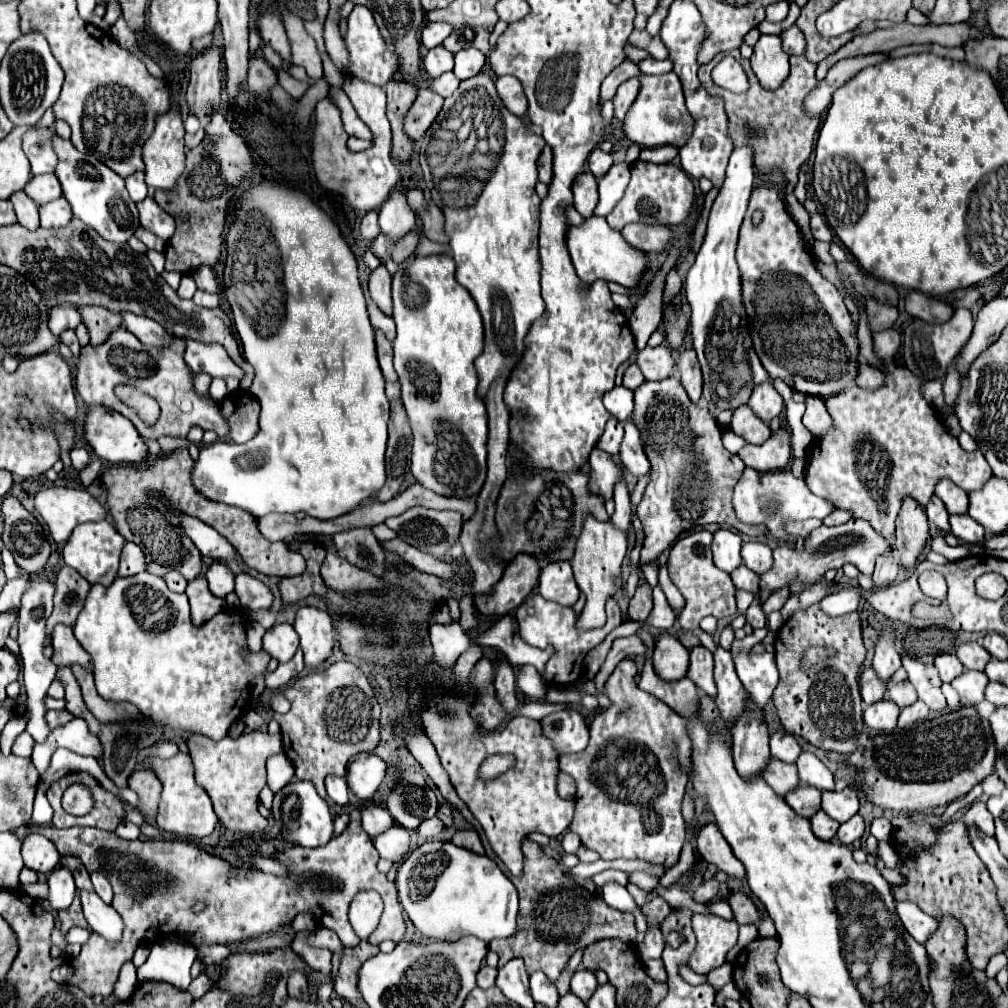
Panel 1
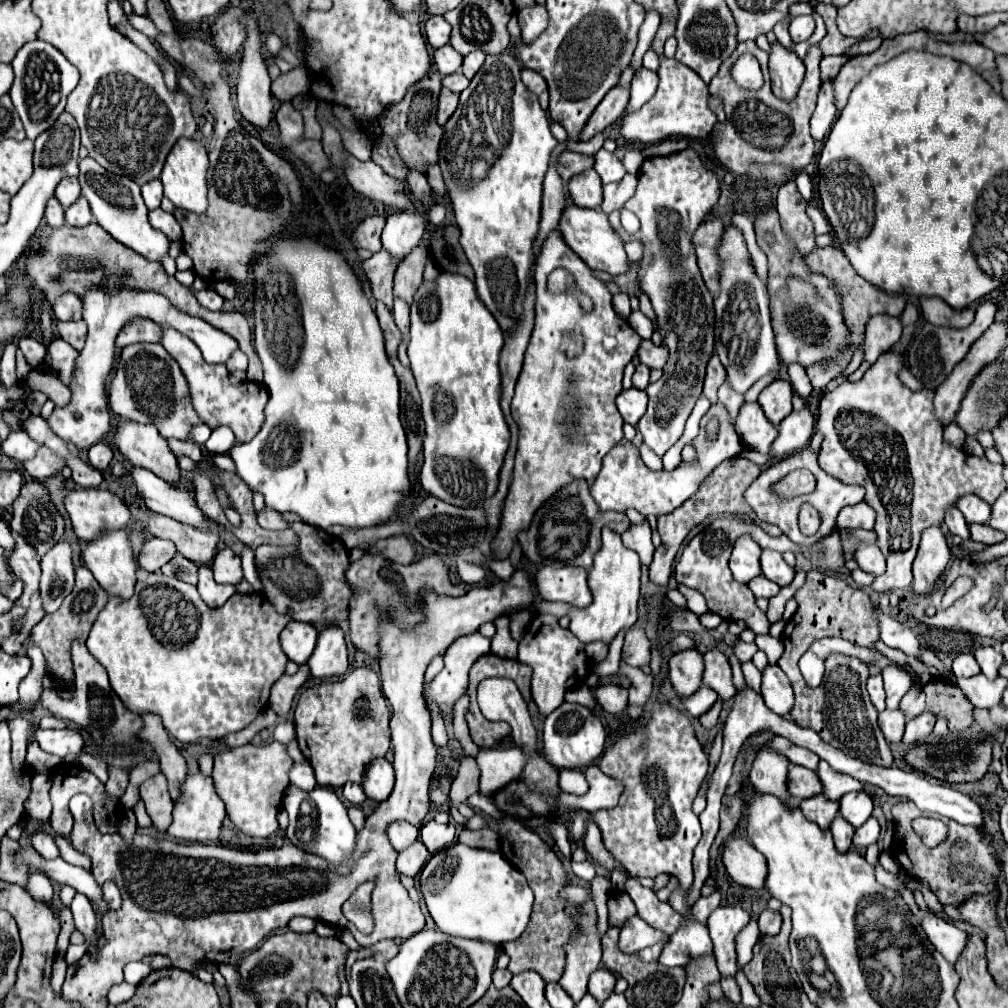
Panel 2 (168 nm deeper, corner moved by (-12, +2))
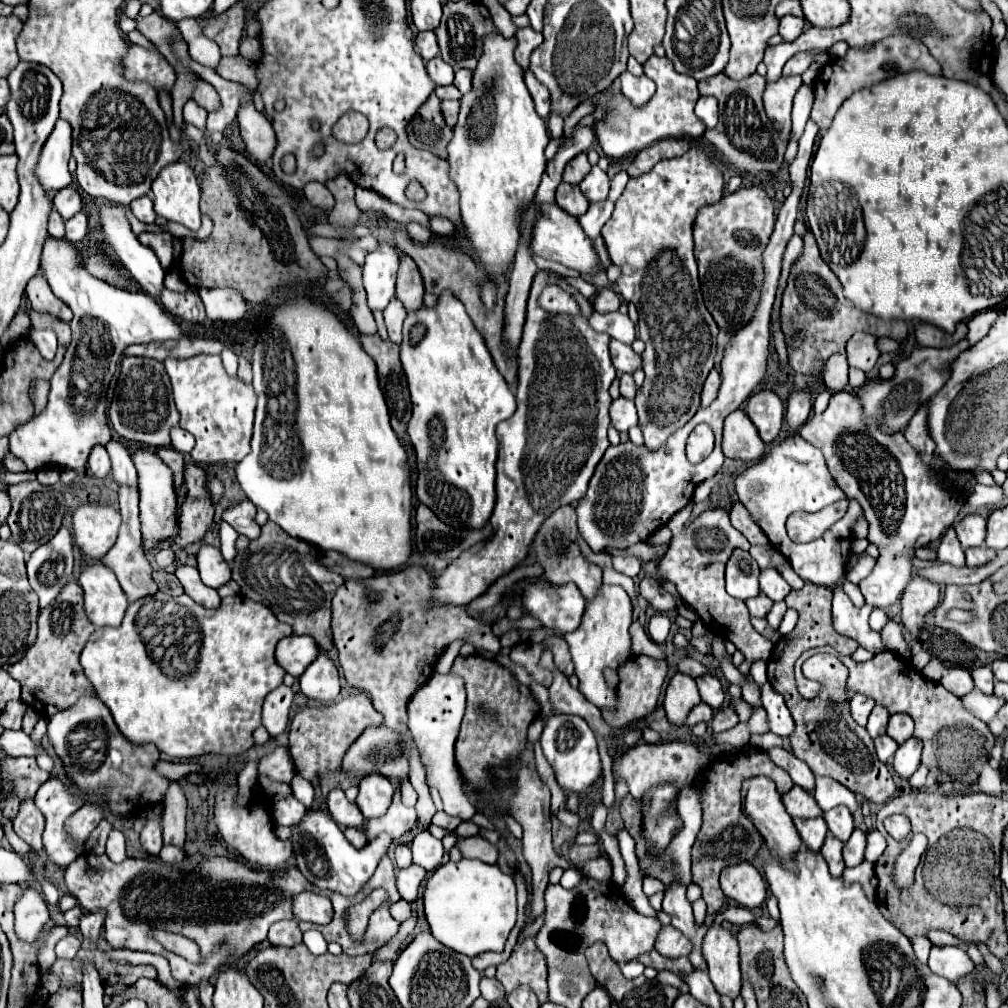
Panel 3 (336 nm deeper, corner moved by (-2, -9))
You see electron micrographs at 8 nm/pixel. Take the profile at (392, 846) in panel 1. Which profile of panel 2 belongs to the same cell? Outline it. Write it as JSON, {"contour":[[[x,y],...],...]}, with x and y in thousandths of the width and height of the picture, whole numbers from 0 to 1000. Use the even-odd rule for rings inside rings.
{"contour":[[[415,833],[413,837],[409,837],[409,841],[397,845],[395,855],[393,855],[393,861],[395,861],[397,867],[407,869],[407,871],[413,871],[413,869],[419,865],[421,857],[425,855],[425,851],[427,851],[427,845],[425,845],[425,843],[421,841],[421,837]]]}

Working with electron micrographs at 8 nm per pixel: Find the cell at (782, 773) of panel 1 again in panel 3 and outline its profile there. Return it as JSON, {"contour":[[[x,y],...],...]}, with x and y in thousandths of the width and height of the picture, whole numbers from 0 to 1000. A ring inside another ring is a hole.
{"contour":[[[788,779],[780,789],[776,789],[776,795],[786,811],[812,811],[812,809],[815,809],[815,803],[806,793],[806,789],[792,779]]]}

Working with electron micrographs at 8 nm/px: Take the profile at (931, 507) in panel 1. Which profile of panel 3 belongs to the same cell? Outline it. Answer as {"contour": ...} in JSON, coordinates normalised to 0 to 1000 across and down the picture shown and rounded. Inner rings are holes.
{"contour":[[[942,523],[937,533],[933,535],[933,543],[931,543],[931,555],[935,559],[942,559],[942,561],[948,561],[948,563],[954,563],[956,561],[956,545],[954,541],[950,539],[950,533],[946,529],[946,525]]]}

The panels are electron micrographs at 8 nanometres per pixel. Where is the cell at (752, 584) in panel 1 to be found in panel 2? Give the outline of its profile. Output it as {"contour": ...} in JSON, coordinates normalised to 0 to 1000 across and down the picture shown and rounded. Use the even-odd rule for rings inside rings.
{"contour":[[[752,571],[750,575],[746,575],[746,577],[742,579],[742,583],[744,583],[744,585],[748,587],[748,591],[752,591],[752,593],[766,593],[766,591],[770,591],[772,585],[774,585],[774,581],[772,581],[770,577],[762,575],[760,571]]]}

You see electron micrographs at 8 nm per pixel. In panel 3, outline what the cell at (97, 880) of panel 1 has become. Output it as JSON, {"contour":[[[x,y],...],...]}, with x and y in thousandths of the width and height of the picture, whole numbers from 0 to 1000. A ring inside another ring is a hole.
{"contour":[[[103,902],[83,906],[83,910],[81,910],[81,914],[79,914],[79,924],[81,924],[83,932],[95,934],[95,932],[99,930],[99,926],[97,926],[97,916],[103,916],[103,910],[105,910],[105,904],[103,904]]]}

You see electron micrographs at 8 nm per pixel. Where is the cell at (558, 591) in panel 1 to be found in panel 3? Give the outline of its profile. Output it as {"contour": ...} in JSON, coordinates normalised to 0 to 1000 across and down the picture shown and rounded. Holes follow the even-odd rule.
{"contour":[[[536,574],[524,578],[518,590],[518,600],[524,610],[538,616],[538,620],[552,624],[556,630],[575,622],[581,594],[569,578],[546,580]]]}

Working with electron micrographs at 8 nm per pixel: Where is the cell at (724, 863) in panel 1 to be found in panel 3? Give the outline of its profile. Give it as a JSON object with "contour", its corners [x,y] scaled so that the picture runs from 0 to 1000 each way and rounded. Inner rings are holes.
{"contour":[[[744,856],[718,860],[714,868],[714,878],[722,892],[728,892],[742,902],[756,898],[760,892],[758,870]]]}

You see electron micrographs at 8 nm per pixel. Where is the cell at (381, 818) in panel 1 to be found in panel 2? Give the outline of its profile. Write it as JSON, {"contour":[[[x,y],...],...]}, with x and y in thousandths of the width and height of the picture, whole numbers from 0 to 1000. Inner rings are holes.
{"contour":[[[397,813],[397,815],[393,815],[393,817],[389,817],[385,821],[385,829],[389,833],[389,839],[395,845],[399,845],[399,843],[403,843],[407,837],[411,837],[415,833],[415,821],[401,815],[401,813]]]}

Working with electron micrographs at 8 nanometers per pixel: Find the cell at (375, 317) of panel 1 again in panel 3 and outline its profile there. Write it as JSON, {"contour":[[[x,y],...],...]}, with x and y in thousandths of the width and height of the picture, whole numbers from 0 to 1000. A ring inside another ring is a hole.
{"contour":[[[389,297],[385,301],[385,305],[381,307],[381,318],[385,324],[385,332],[389,340],[397,340],[399,338],[399,318],[403,316],[403,307],[399,305],[399,301],[395,297]]]}

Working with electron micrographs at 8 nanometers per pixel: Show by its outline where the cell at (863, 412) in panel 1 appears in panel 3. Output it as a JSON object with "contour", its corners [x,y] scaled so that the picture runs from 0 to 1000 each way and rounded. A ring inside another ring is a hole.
{"contour":[[[831,388],[815,412],[808,412],[794,432],[817,449],[819,461],[831,483],[849,495],[863,519],[861,537],[871,541],[873,553],[853,586],[861,600],[883,602],[893,594],[905,572],[905,555],[909,545],[931,535],[952,511],[956,495],[942,487],[925,471],[925,463],[899,438],[897,428],[879,430],[871,422],[861,422],[855,412],[855,400],[849,390]]]}

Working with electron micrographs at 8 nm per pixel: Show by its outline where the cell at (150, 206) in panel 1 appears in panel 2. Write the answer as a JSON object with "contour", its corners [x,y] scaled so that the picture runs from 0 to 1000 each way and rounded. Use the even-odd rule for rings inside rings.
{"contour":[[[155,206],[149,210],[149,222],[157,228],[161,228],[169,238],[173,240],[179,240],[181,238],[181,226],[179,222],[175,220],[175,216],[167,210],[163,210],[161,206]]]}

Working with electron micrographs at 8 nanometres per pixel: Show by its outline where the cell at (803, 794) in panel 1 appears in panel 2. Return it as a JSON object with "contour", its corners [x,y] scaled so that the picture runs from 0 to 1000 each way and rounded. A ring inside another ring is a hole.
{"contour":[[[806,790],[794,796],[794,804],[804,815],[810,815],[815,823],[821,823],[831,808],[831,796],[825,796],[819,790]]]}

